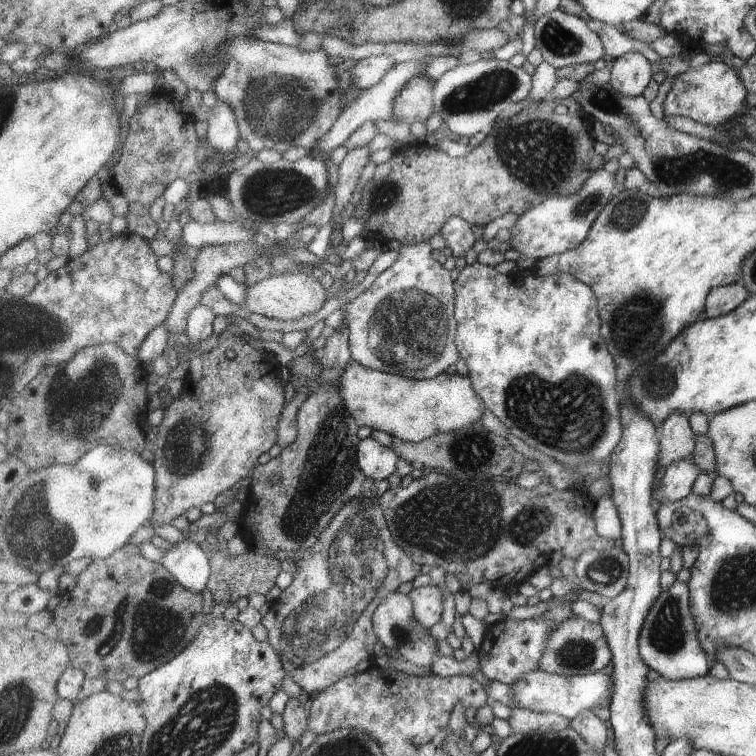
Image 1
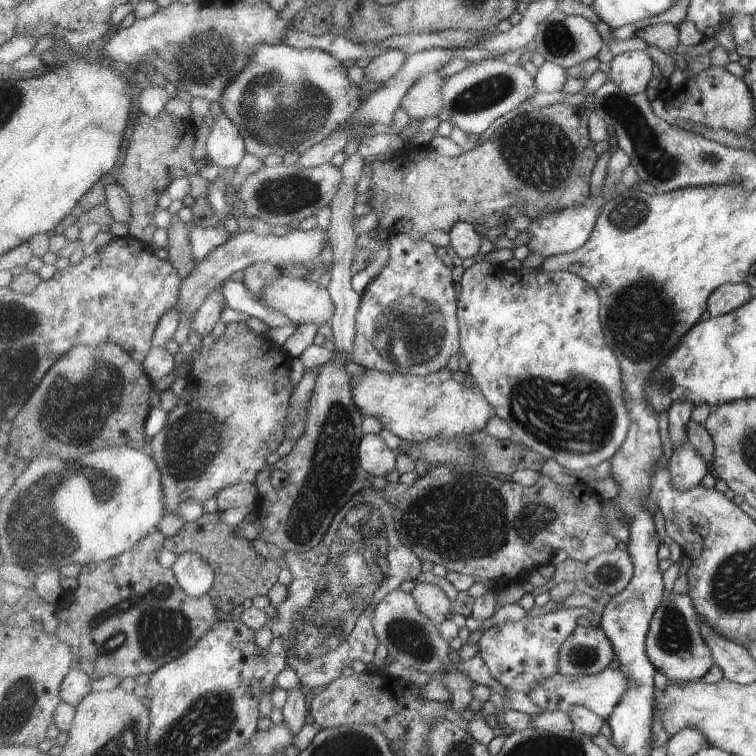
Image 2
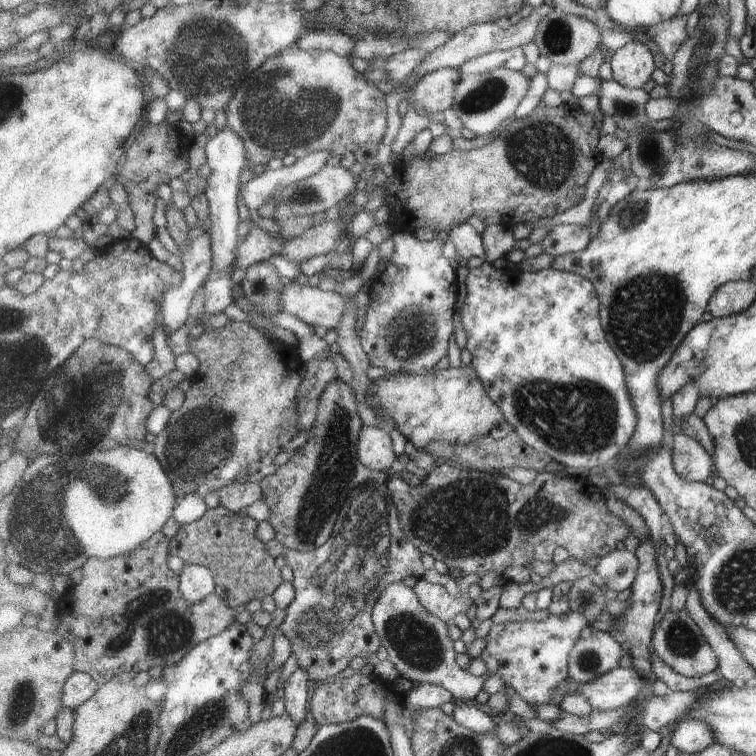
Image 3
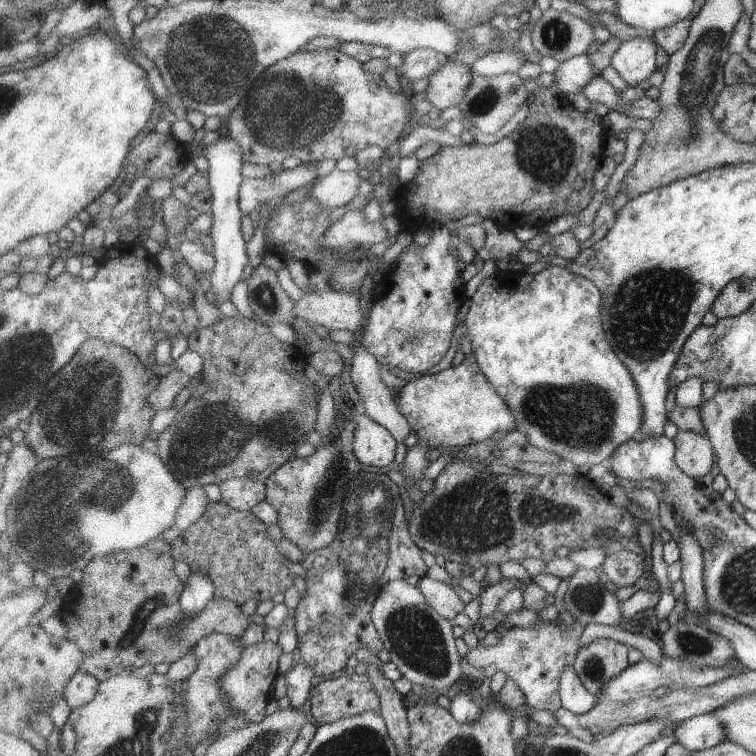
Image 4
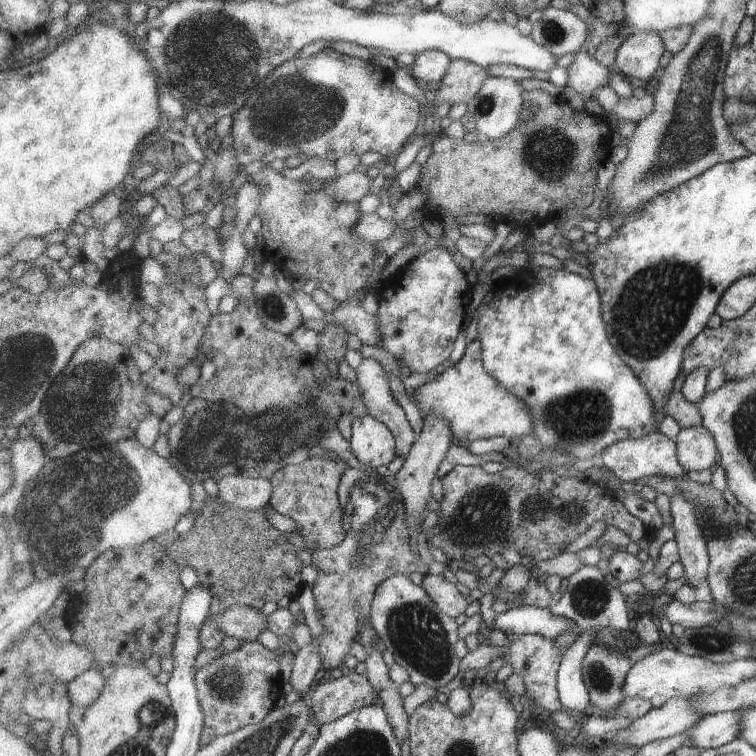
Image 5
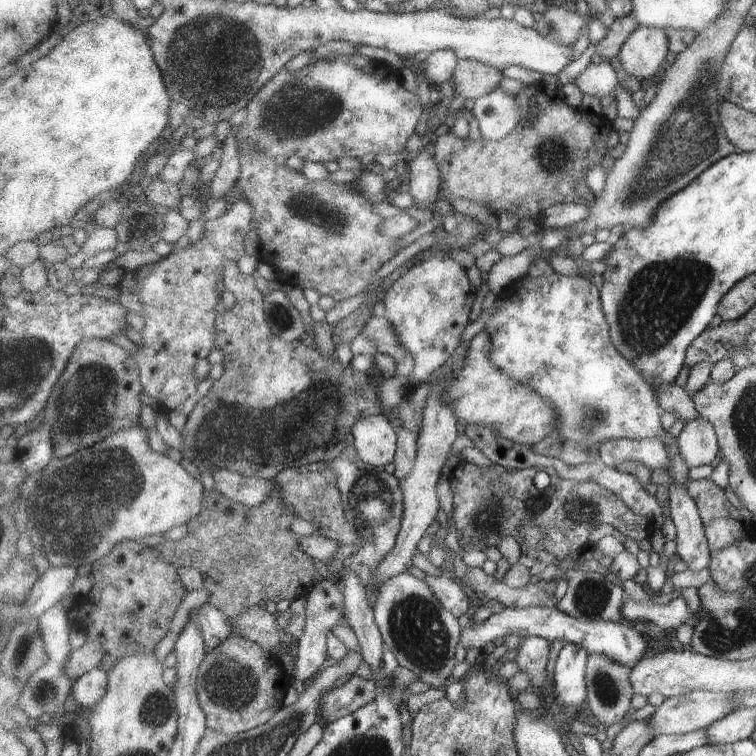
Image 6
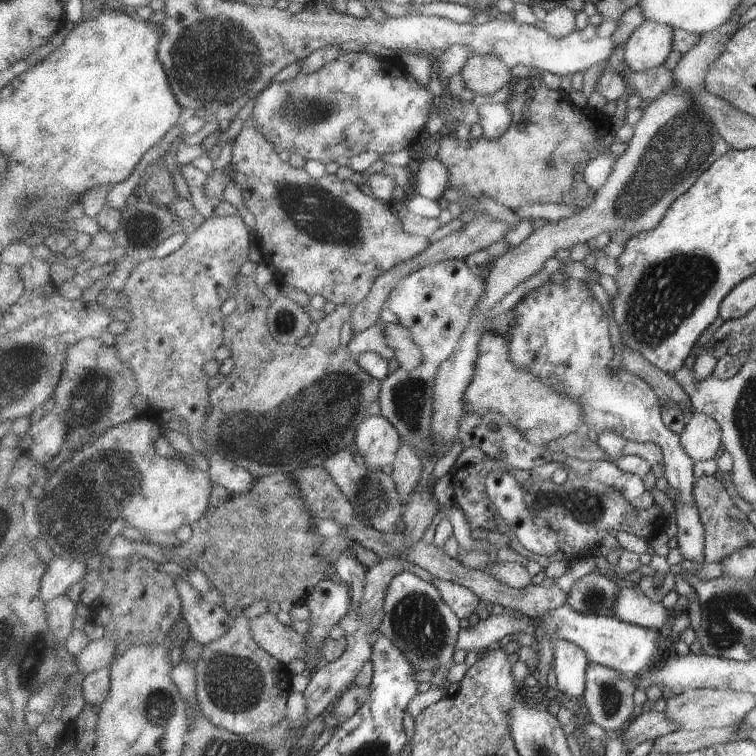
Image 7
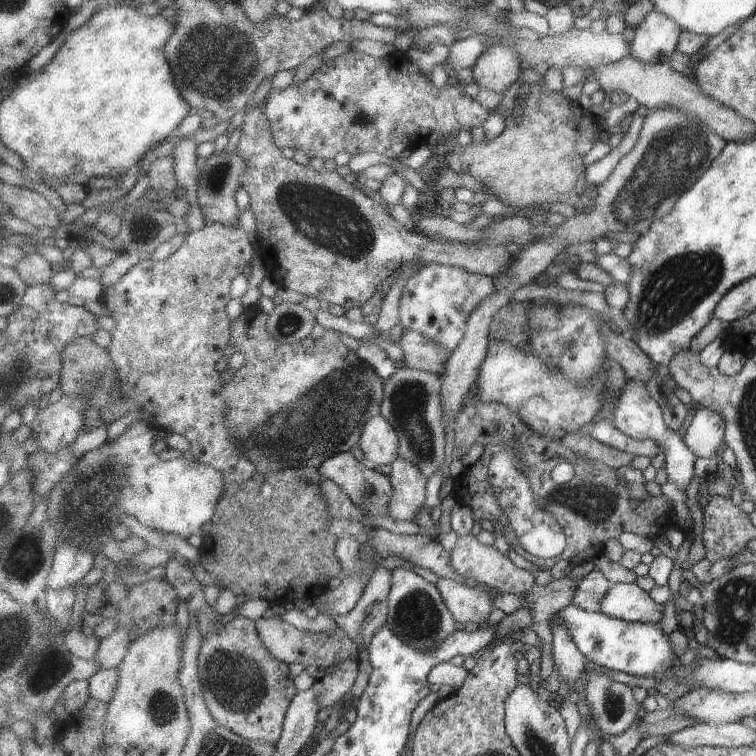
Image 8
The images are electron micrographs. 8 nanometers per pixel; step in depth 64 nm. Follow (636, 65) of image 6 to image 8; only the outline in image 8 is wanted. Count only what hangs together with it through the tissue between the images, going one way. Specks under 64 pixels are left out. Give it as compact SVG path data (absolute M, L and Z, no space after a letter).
M652 10L634 32L631 58L649 64L667 63L677 50L683 30L673 18Z

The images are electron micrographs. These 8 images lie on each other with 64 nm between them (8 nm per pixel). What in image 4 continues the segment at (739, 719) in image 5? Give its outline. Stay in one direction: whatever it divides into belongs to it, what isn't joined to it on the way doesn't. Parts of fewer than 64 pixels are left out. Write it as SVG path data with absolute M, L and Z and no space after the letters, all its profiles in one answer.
M700 714L681 722L674 732L683 748L699 752L727 741L727 728L715 714Z

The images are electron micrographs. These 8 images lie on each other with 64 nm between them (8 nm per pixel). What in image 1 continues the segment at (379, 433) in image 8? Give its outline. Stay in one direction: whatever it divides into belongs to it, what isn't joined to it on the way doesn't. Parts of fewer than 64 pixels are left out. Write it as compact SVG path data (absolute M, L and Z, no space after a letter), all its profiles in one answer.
M371 437L363 439L358 445L357 462L365 476L376 481L387 480L397 470L396 451L391 450Z

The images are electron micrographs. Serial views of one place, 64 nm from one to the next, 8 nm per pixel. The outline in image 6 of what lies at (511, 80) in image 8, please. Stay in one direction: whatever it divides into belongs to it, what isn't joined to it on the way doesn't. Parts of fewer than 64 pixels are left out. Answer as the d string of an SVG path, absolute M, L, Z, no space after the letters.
M460 59L451 76L455 96L473 101L491 94L503 82L503 78L505 74L502 70L471 59Z

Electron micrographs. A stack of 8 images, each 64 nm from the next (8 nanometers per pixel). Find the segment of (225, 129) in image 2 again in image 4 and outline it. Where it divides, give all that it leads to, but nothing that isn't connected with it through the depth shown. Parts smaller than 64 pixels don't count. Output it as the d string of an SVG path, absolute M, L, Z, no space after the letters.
M229 133L219 137L216 142L206 147L206 158L209 162L209 190L211 191L211 211L213 225L210 230L212 239L212 255L215 259L215 268L211 276L210 288L213 305L218 308L224 301L231 302L231 291L239 281L245 277L246 268L249 265L247 255L247 242L241 232L241 216L245 213L241 210L240 188L245 180L241 174L241 168L245 163L244 150L237 144L237 140Z

